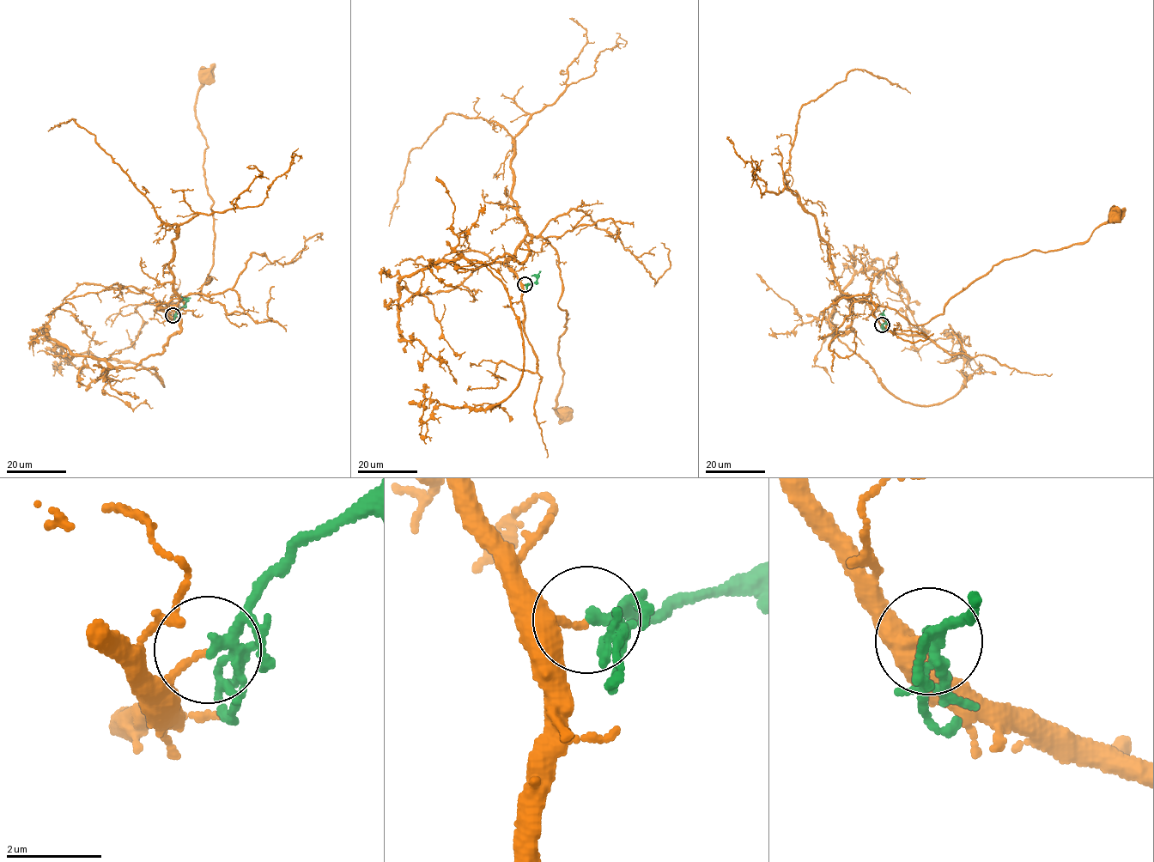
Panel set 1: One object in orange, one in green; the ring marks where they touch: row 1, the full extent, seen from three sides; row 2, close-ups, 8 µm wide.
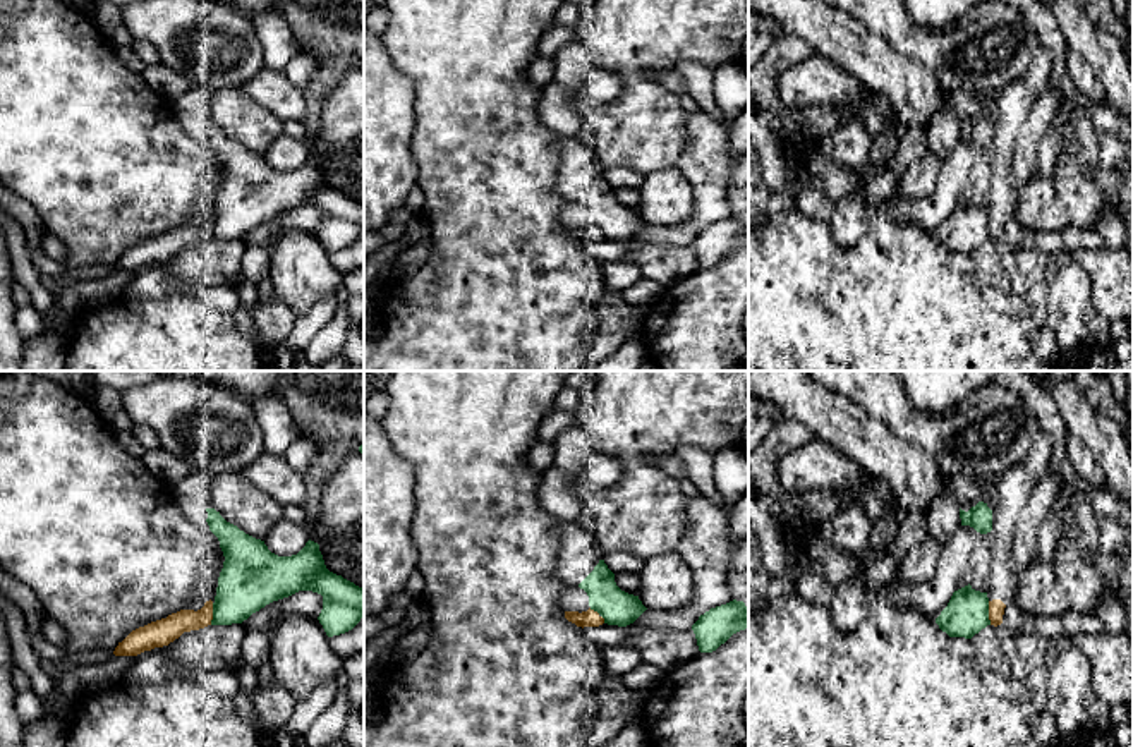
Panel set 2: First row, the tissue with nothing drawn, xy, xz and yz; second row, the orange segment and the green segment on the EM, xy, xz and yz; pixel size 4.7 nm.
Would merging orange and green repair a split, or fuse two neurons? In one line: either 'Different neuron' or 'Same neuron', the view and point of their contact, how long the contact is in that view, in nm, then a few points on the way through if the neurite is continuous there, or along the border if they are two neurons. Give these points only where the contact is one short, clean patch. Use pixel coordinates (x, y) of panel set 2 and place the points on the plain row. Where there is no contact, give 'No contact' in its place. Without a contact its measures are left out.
Different neuron. Touches orange at yz (989, 229). Shared border 110 nm

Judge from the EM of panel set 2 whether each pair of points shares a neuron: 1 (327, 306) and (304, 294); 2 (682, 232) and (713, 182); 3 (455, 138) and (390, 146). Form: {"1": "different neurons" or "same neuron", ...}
{"1": "different neurons", "2": "same neuron", "3": "different neurons"}

